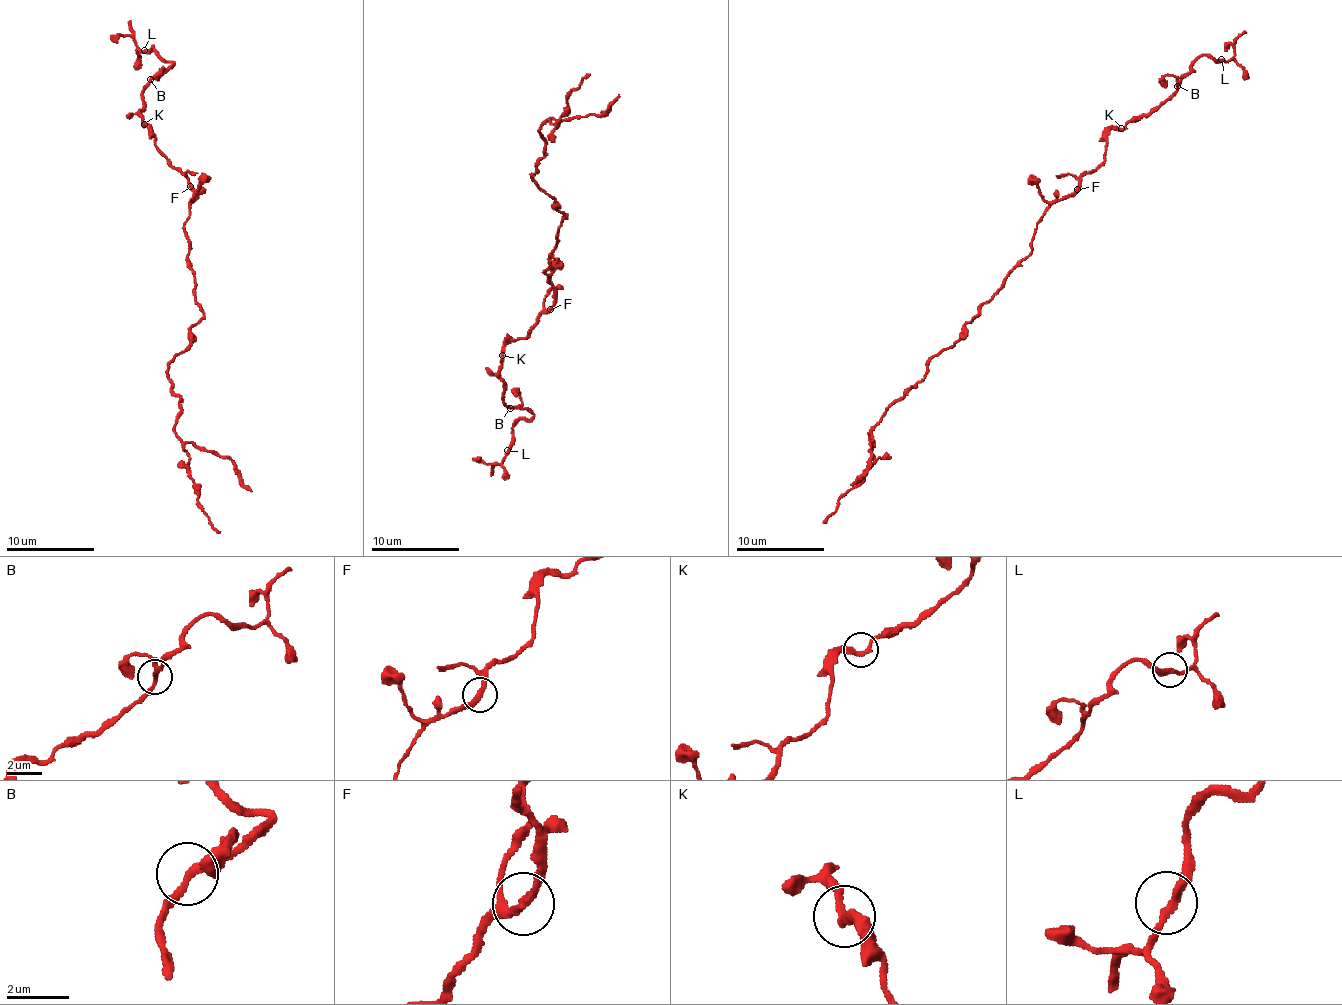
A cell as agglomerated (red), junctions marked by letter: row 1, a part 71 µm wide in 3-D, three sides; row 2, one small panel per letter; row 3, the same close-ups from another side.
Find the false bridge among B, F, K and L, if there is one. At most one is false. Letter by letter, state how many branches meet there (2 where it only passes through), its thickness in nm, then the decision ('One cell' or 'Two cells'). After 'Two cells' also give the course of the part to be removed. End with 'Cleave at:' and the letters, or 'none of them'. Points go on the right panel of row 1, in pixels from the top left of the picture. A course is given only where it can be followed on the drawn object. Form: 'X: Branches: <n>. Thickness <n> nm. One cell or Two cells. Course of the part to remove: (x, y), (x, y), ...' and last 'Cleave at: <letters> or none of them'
B: Branches: 2. Thickness 240 nm. One cell
F: Branches: 2. Thickness 240 nm. One cell
K: Branches: 2. Thickness 240 nm. One cell
L: Branches: 2. Thickness 280 nm. One cell
Cleave at: none of them

